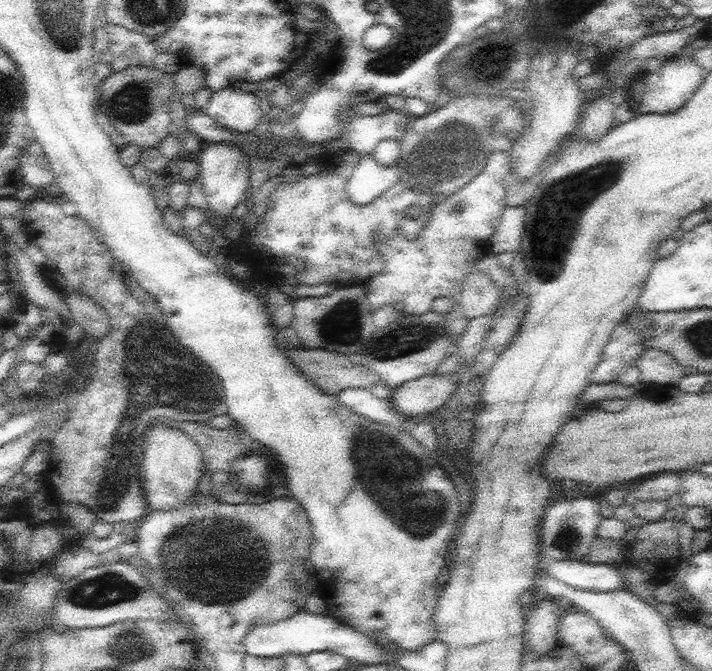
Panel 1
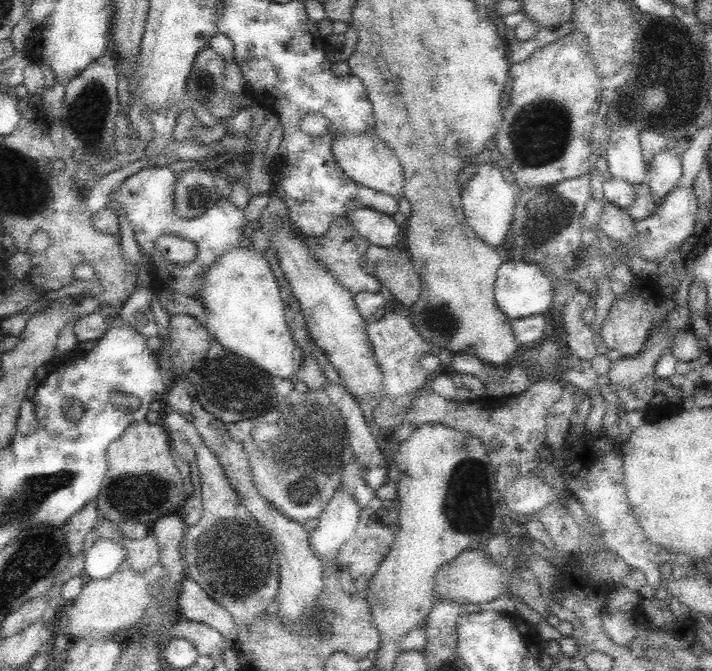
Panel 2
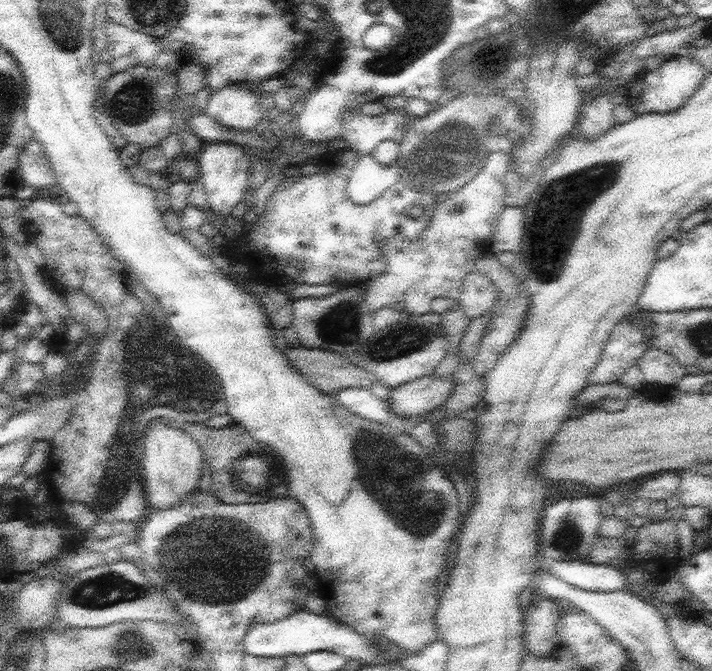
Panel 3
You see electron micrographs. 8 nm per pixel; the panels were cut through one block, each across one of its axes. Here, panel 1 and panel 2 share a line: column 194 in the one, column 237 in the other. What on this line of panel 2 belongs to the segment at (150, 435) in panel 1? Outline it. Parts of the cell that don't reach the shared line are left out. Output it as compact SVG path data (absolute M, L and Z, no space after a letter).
M192 398L192 412L194 426L206 447L208 447L224 467L224 472L230 481L240 503L248 509L248 512L260 523L260 526L270 535L271 542L274 544L280 574L280 587L277 593L278 617L284 623L296 623L300 621L305 611L315 602L323 588L323 562L314 551L309 532L304 529L304 525L284 516L275 506L272 506L265 498L260 496L257 491L251 468L249 465L247 452L239 440L232 438L230 427L218 418L214 418L197 399Z

